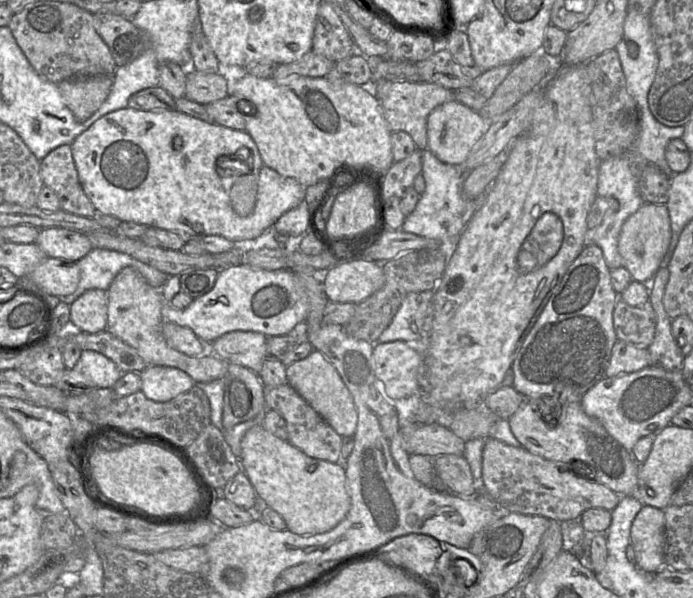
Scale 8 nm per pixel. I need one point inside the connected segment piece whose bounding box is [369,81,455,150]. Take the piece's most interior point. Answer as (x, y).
(406, 105)

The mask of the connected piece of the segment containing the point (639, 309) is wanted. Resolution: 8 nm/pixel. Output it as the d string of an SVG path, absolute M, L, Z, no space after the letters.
M618 298L613 324L618 340L647 348L654 339L656 315L650 301L641 306L630 306Z

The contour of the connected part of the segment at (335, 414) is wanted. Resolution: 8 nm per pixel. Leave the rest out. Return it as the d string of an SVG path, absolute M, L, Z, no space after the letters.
M313 350L306 358L286 367L287 384L289 384L337 434L354 436L358 414L353 397L342 381L335 367L325 356Z

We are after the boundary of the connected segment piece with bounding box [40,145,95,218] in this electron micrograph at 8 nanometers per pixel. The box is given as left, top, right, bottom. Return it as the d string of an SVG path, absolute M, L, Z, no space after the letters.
M61 145L48 153L40 161L40 175L44 187L52 189L57 195L60 210L78 216L93 218L95 208L80 184L70 145Z

